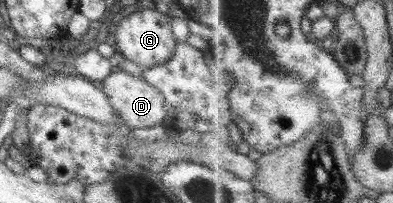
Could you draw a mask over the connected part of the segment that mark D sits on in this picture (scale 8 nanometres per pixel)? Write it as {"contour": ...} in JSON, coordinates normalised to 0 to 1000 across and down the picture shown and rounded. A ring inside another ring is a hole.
{"contour":[[[282,350],[257,399],[257,453],[275,483],[298,581],[336,645],[346,631],[379,631],[412,606],[420,581],[415,478],[359,379],[336,379],[316,350]]]}

